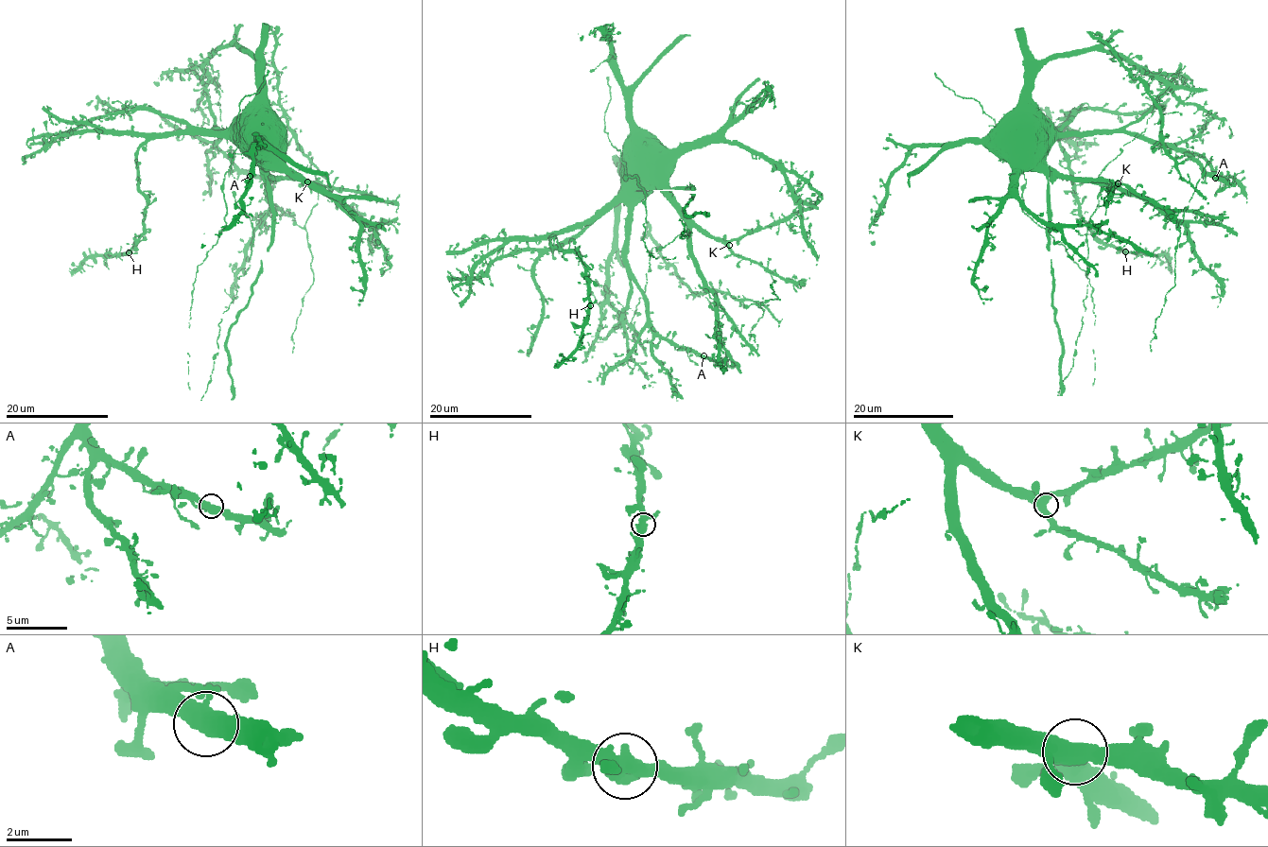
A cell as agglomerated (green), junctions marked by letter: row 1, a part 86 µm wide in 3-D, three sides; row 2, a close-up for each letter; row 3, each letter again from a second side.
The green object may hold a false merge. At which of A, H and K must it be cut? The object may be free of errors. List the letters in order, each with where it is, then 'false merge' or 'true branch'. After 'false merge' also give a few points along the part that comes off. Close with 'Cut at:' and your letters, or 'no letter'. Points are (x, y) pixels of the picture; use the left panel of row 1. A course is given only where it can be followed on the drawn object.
A: place (250, 176); true branch
H: place (129, 252); true branch
K: place (307, 181); true branch
Cut at: no letter

